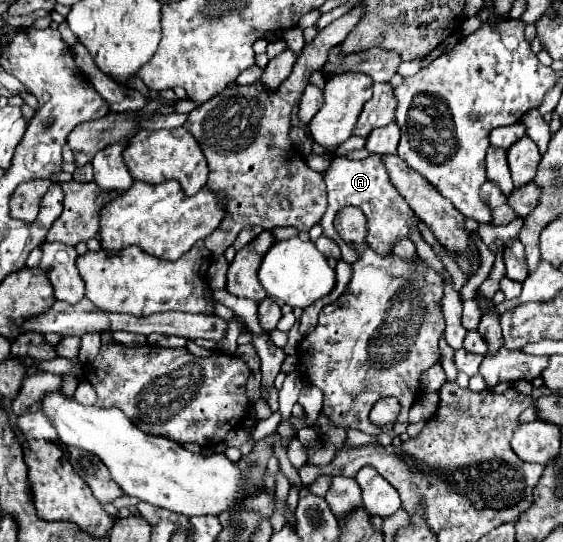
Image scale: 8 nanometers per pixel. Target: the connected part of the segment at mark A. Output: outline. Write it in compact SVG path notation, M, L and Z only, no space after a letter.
M369 155L363 161L351 161L345 157L335 157L331 167L325 171L325 183L327 183L327 193L329 193L329 207L327 207L325 217L321 219L323 233L327 237L331 237L333 241L337 241L337 245L341 247L341 257L347 263L355 263L357 253L353 251L351 245L347 245L343 239L339 239L339 233L333 225L335 215L339 213L339 209L343 209L343 205L357 205L363 211L363 215L367 217L365 243L369 243L369 247L381 255L391 253L395 239L397 237L409 237L409 231L413 227L417 227L417 215L413 213L413 209L407 205L407 201L397 193L397 189L389 181L389 175L387 175L387 169L383 165L381 155Z

